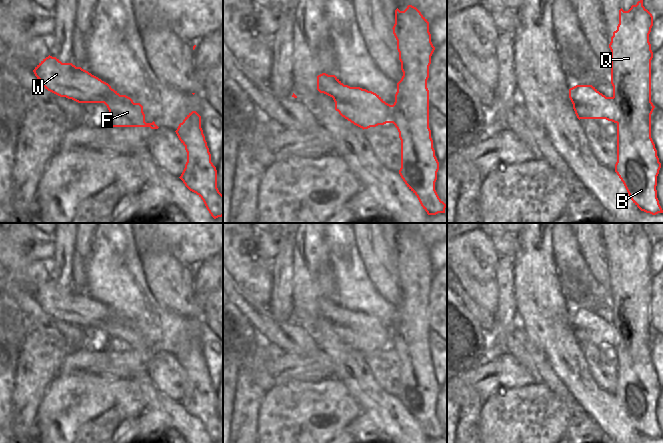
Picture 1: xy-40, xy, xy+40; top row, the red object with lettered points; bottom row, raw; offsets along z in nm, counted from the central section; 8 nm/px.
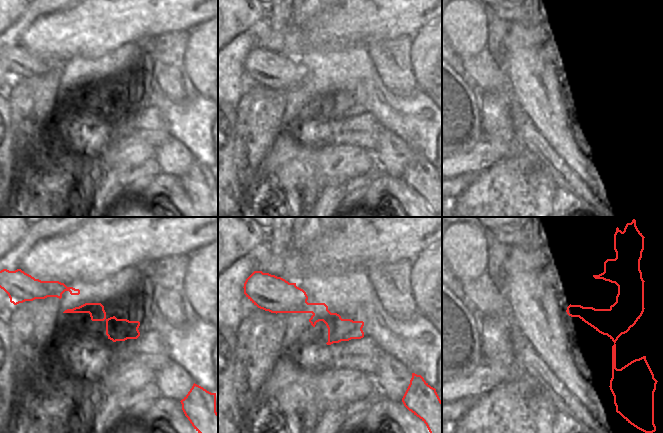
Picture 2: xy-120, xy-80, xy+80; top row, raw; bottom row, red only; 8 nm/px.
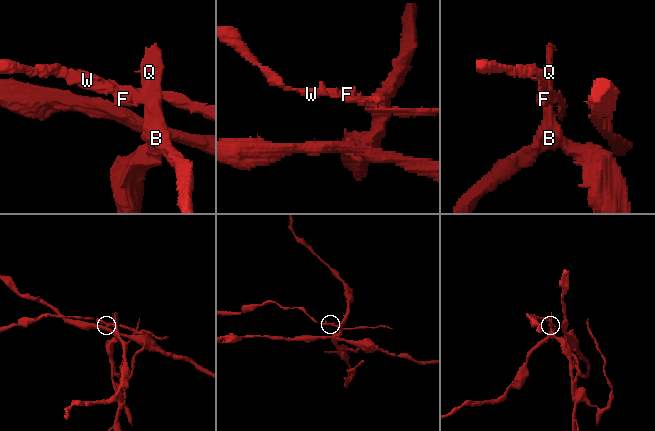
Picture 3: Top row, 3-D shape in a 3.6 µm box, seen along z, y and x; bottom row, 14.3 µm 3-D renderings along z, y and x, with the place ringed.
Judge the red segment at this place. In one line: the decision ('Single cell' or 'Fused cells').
Fused cells.

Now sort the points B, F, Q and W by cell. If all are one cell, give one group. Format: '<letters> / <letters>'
B Q / F W

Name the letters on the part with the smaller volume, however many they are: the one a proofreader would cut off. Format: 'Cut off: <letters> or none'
Cut off: F, W.

